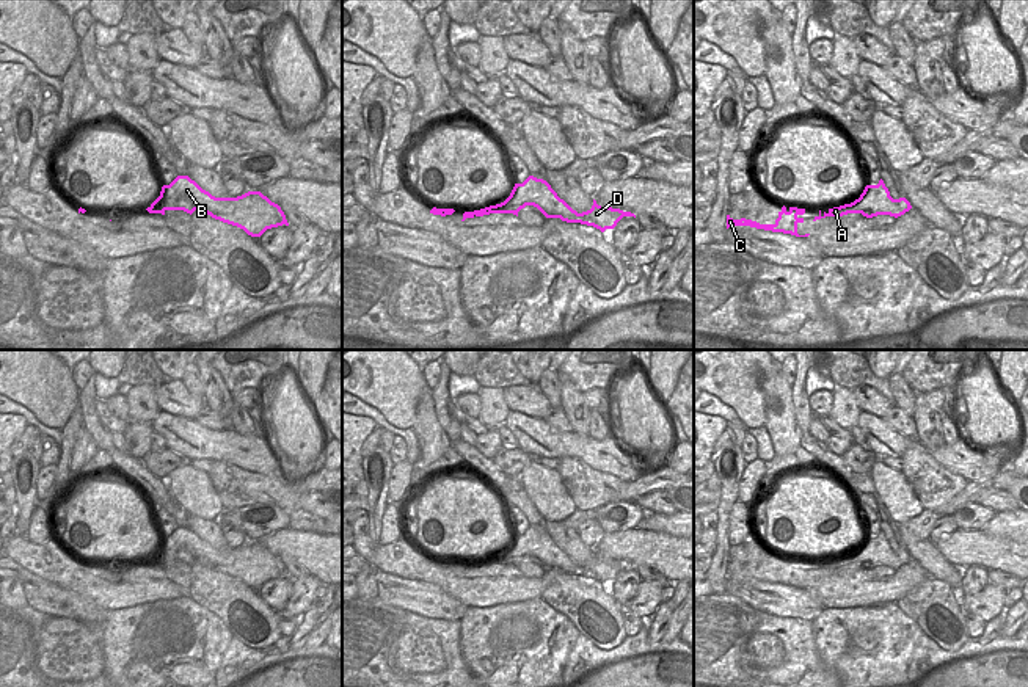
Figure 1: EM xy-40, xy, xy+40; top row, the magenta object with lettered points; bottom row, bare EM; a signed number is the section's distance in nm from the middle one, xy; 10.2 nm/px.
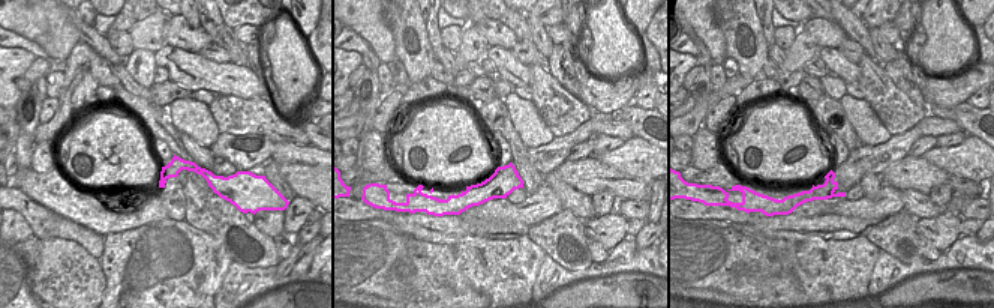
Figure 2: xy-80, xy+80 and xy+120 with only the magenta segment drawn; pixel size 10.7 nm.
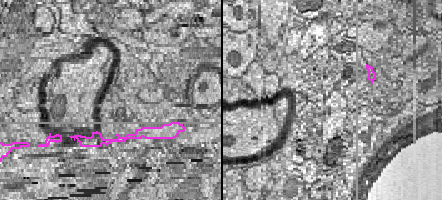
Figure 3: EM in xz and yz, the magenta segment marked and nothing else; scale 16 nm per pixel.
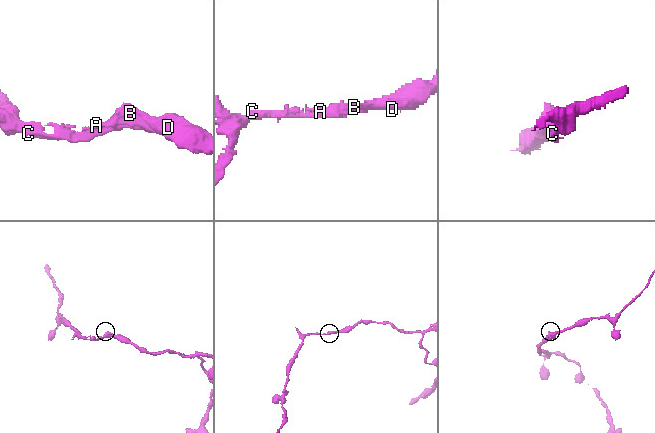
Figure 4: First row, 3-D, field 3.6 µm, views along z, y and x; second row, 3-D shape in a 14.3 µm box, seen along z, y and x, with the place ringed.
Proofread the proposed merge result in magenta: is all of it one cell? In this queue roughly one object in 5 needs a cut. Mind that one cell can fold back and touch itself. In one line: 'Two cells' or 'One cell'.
One cell

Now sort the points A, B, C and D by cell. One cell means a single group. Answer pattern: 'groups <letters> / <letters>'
groups A B C D

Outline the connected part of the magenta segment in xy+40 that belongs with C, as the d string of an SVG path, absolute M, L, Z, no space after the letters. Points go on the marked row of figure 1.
M783 205L774 224L760 224L756 221L745 220L745 218L733 220L730 215L727 215L727 229L730 226L750 226L750 227L772 231L772 232L791 234L796 237L808 237L810 234L805 234L805 235L797 234L797 224L804 223L804 218L802 218L804 213L805 213L805 209L797 209L797 207L786 209Z

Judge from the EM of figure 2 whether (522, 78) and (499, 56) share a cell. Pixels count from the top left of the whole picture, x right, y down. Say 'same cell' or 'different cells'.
same cell

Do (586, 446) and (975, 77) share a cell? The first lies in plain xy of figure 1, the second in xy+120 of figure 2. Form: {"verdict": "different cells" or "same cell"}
{"verdict": "same cell"}

